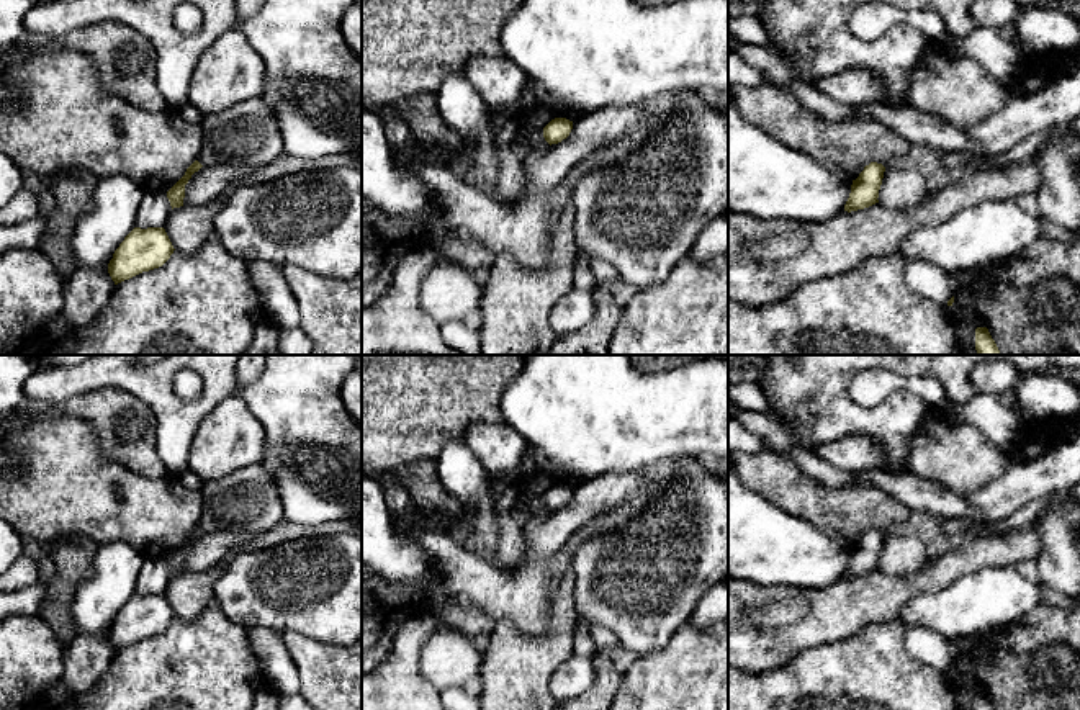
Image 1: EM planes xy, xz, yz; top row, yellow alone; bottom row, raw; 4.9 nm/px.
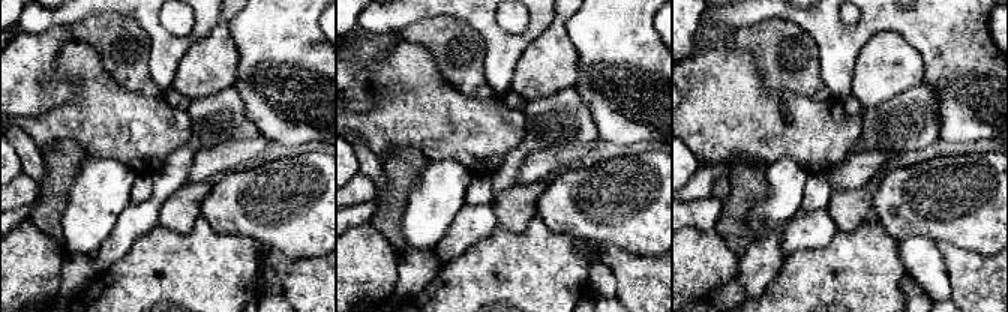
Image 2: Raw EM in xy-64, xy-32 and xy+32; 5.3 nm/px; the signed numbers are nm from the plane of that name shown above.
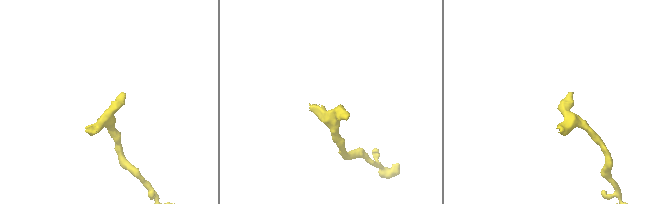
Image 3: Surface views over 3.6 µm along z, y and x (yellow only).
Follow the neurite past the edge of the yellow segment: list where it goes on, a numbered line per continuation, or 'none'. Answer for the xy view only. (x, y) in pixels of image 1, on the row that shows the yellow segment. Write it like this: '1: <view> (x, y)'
1: xy (247, 133)

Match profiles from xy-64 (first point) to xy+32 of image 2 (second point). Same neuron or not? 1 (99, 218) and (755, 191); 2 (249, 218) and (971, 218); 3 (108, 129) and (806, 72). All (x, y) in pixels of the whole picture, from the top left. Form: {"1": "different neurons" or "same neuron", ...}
{"1": "different neurons", "2": "same neuron", "3": "different neurons"}

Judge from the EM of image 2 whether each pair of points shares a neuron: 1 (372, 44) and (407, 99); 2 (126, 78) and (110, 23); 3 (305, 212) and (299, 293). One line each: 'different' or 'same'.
1: different
2: same
3: different

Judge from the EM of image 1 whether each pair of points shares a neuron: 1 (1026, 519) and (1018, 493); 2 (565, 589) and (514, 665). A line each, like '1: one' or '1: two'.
1: two
2: one

